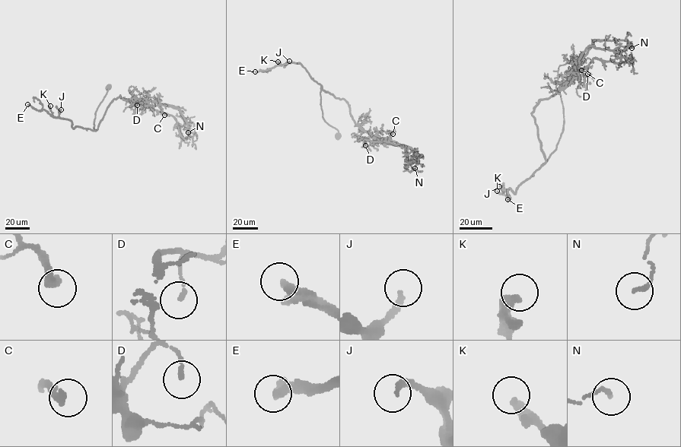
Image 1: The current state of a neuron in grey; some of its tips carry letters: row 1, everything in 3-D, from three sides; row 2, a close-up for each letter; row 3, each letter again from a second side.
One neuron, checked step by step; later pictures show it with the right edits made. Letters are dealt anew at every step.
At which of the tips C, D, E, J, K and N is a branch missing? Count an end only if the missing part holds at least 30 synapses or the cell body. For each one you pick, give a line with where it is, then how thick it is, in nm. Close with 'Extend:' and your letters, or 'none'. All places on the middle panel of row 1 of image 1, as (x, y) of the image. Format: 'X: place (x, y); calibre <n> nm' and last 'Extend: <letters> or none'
E: place (255, 71); calibre 380 nm
J: place (289, 61); calibre 200 nm
Extend: E, J

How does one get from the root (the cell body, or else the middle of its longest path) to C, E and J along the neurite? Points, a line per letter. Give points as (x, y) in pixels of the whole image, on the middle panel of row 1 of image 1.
C: (338, 136), (322, 116), (321, 87), (335, 98), (344, 99), (361, 128), (387, 139), (393, 134)
E: (338, 136), (337, 129), (326, 122), (322, 116), (321, 86), (302, 64), (288, 63), (255, 71)
J: (338, 136), (337, 129), (326, 122), (322, 116), (321, 86), (299, 63), (286, 64), (289, 61)

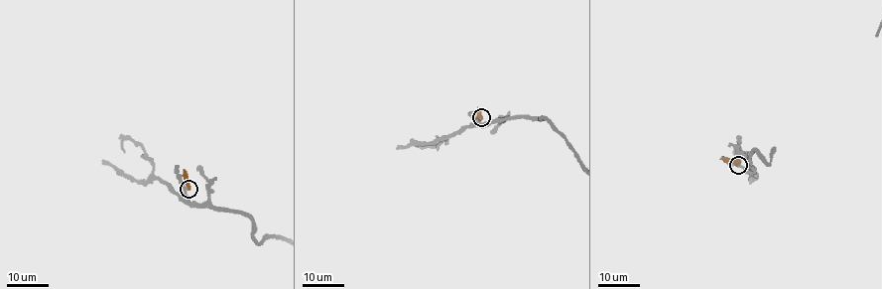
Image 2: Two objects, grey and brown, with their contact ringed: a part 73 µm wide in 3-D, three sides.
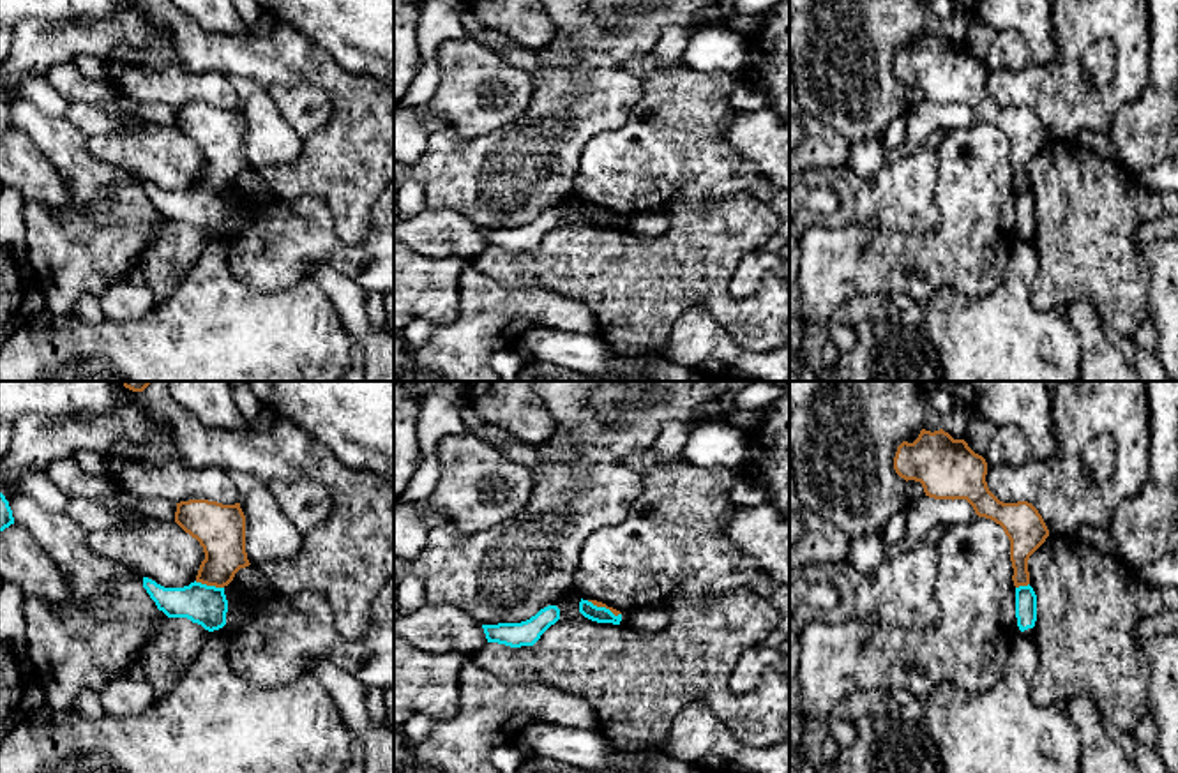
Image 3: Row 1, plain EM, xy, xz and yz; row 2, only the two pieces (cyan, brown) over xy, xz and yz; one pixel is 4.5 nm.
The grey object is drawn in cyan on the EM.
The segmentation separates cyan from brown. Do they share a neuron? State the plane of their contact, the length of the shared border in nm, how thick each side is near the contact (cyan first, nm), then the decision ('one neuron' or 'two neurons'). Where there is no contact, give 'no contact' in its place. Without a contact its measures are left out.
xy | 140 nm | 190/220 nm | two neurons

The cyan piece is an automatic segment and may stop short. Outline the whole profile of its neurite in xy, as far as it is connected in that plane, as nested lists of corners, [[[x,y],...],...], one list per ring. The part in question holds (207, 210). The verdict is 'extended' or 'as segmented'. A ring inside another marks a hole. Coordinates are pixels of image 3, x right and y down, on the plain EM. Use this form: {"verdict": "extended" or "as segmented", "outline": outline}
{"verdict": "as segmented", "outline": [[[143,182],[143,192],[168,222],[187,222],[214,236],[226,229],[228,205],[224,192],[191,187],[184,192],[164,192]]]}

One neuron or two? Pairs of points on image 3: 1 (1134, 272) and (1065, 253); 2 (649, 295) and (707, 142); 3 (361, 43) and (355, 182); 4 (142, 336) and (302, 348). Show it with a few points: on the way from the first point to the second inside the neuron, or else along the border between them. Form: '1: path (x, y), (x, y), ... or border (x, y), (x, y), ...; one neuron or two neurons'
1: path (1117, 272), (1111, 272), (1094, 256), (1083, 253); one neuron
2: border (724, 198), (702, 209), (679, 205), (672, 214); two neurons
3: border (350, 71), (370, 75), (375, 80); two neurons
4: path (182, 348), (262, 348); one neuron

